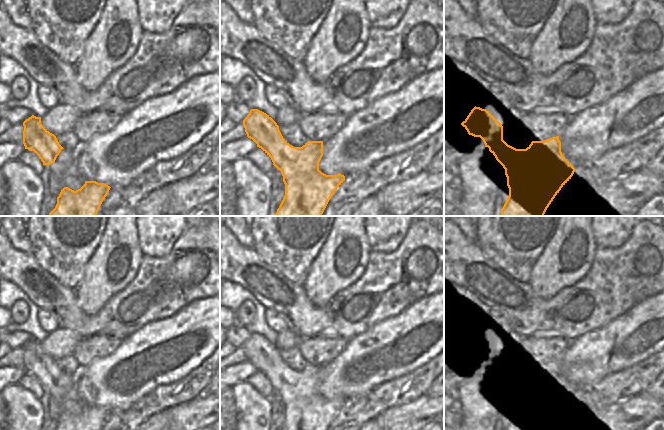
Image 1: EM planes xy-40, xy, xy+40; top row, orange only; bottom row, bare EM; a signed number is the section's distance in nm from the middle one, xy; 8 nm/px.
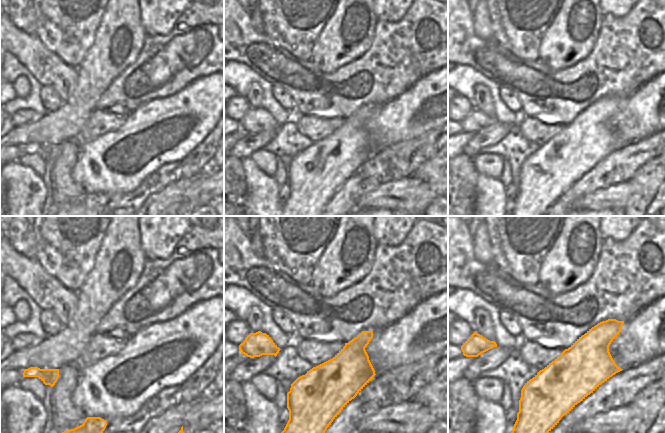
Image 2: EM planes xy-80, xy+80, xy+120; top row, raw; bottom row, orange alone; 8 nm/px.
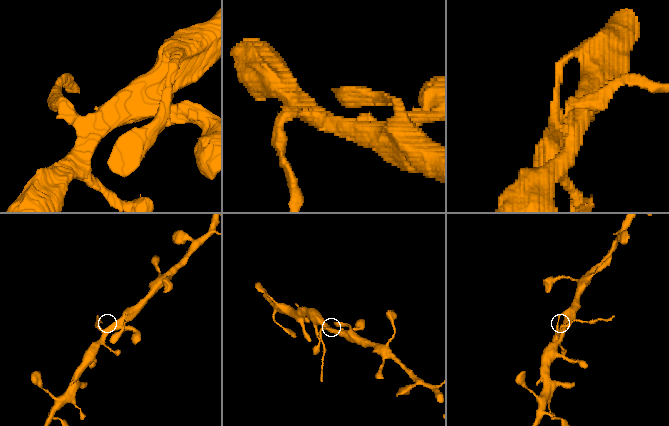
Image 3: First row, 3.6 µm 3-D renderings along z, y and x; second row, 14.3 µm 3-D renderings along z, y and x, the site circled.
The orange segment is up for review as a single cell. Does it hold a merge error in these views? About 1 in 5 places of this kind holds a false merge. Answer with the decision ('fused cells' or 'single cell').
fused cells

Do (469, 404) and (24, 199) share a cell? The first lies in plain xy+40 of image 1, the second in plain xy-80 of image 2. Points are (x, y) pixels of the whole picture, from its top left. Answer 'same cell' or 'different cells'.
same cell

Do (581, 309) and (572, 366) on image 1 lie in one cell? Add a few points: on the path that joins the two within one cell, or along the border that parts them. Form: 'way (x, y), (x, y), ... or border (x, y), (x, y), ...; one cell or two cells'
border (600, 327), (590, 330), (570, 342); two cells

